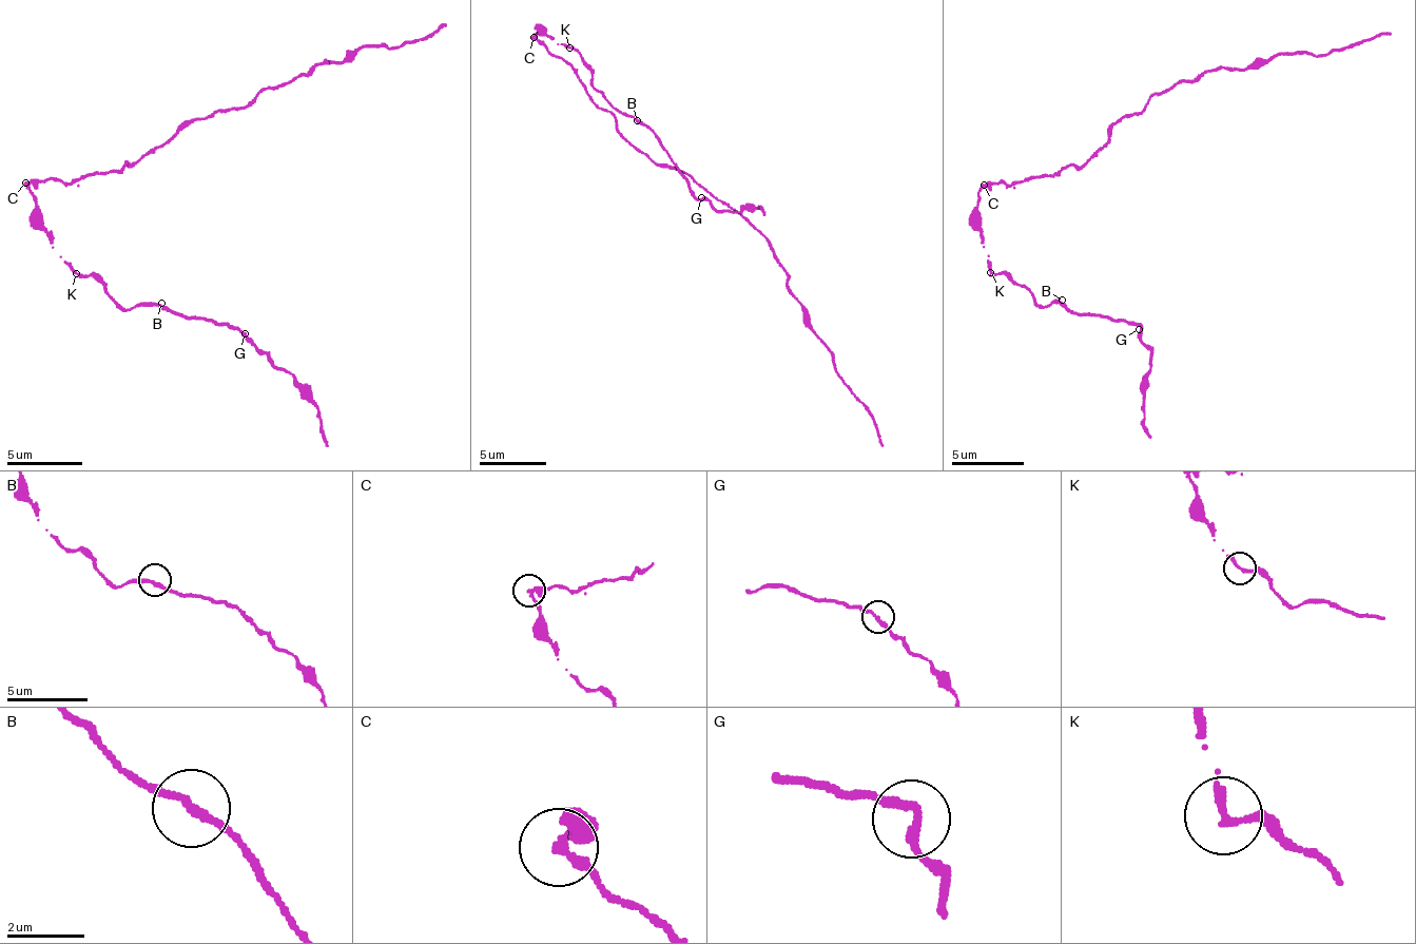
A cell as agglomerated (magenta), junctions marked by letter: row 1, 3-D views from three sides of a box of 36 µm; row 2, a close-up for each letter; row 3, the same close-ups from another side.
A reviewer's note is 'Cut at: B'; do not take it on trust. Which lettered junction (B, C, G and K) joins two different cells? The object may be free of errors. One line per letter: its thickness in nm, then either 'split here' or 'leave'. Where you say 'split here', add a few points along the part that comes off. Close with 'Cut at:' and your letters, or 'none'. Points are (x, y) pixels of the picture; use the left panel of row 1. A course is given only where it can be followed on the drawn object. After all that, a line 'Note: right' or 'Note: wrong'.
B: calibre 200 nm; leave
C: calibre 240 nm; split here; course (24, 181), (74, 181), (137, 162), (324, 61), (342, 61), (364, 45), (428, 38), (446, 23)
G: calibre 200 nm; leave
K: calibre 240 nm; leave
Cut at: C
Note: wrong

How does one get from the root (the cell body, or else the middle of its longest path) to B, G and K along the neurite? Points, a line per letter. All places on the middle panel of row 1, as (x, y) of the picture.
B: (580, 80), (536, 36), (538, 33), (576, 50), (592, 74), (590, 83), (637, 120)
G: (580, 80), (538, 33), (576, 50), (590, 83), (643, 123), (701, 197)
K: (580, 80), (536, 36), (545, 33), (557, 43), (569, 46)

